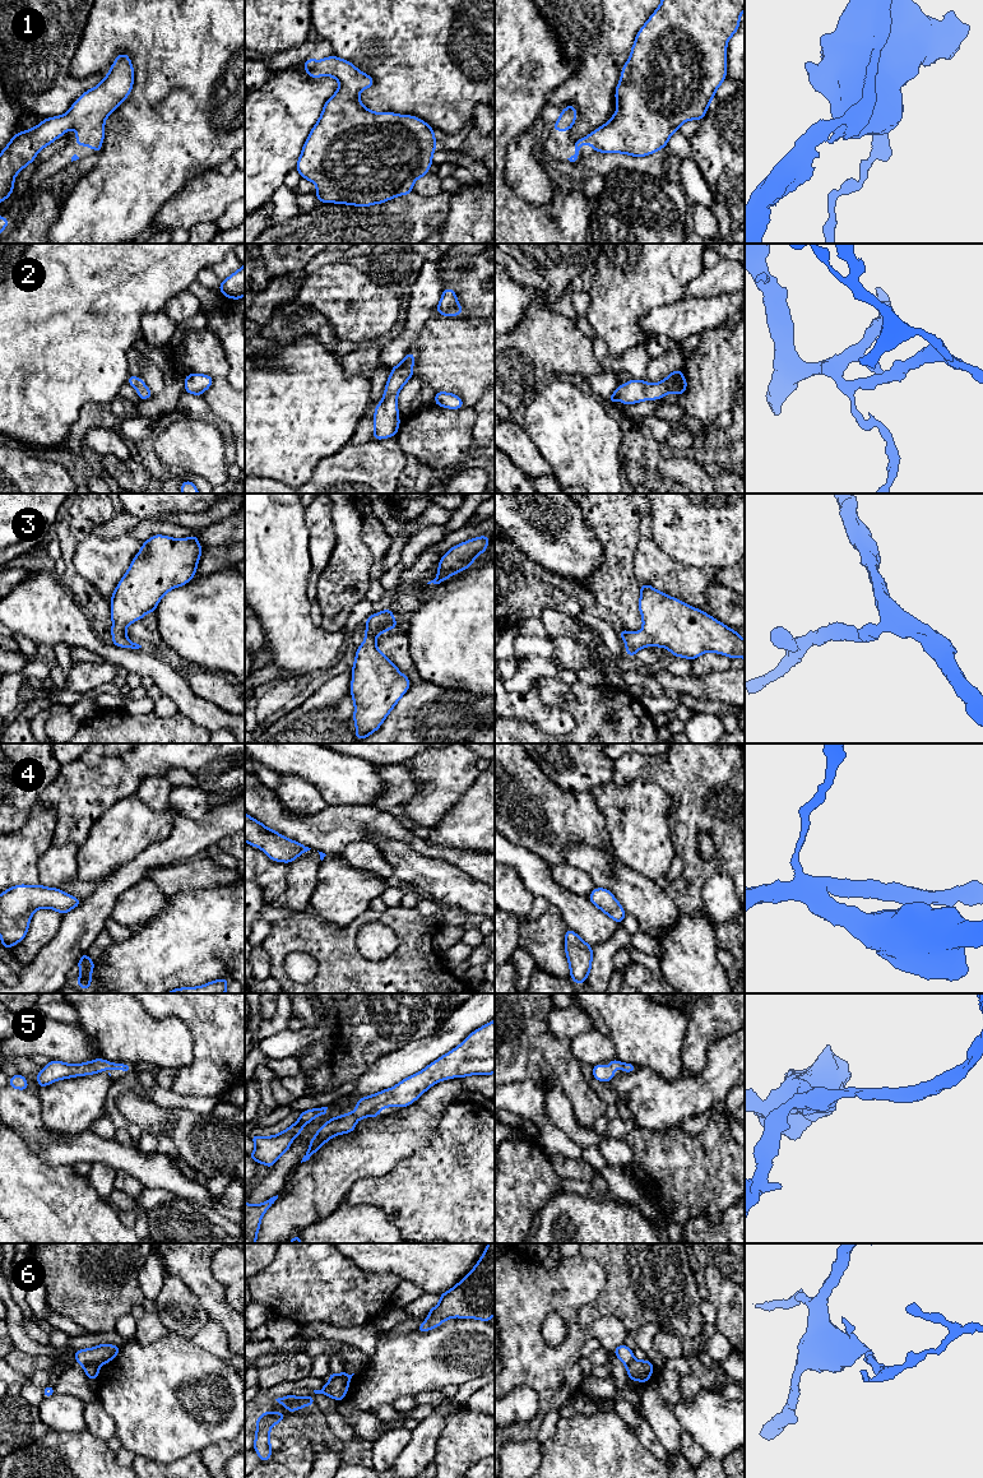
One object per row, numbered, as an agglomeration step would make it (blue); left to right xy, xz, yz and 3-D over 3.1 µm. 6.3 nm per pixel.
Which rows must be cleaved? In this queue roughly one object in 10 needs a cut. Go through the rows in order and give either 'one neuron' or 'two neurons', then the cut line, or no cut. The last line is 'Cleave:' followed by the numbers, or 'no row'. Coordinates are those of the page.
1: one neuron; cut none
2: one neuron; cut none
3: one neuron; cut none
4: one neuron; cut none
5: one neuron; cut none
6: two neurons; cut xz (349, 1379), (335, 1376), (332, 1380)
Cleave: 6

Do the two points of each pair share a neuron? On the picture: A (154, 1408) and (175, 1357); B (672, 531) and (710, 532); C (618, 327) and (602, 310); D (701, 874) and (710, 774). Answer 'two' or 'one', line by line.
A: one
B: one
C: one
D: one

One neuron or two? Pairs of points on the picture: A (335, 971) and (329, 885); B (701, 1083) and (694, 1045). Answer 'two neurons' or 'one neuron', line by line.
A: two neurons
B: two neurons

